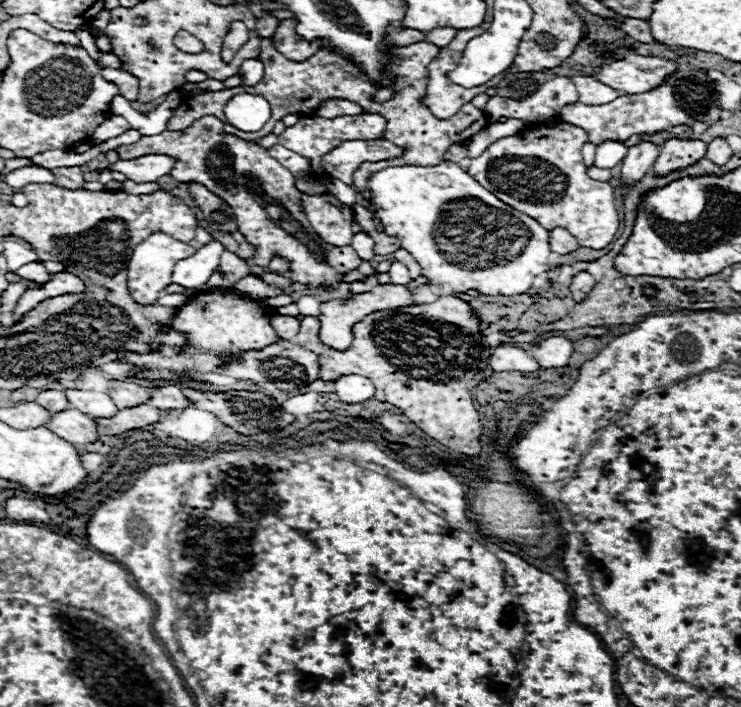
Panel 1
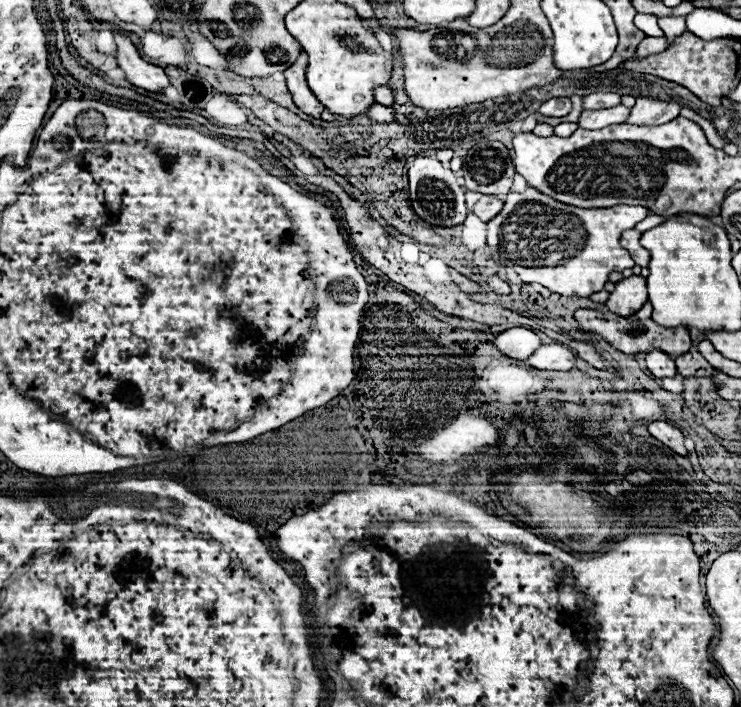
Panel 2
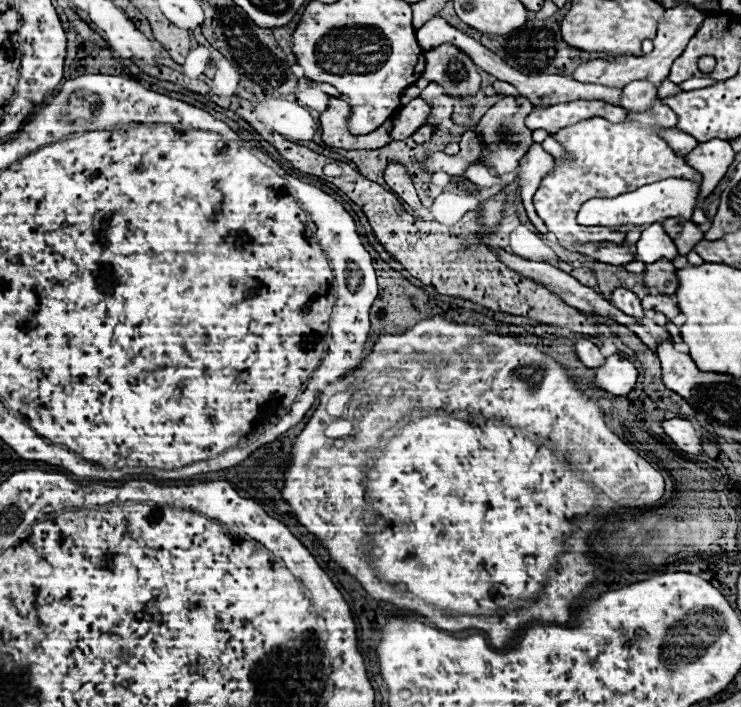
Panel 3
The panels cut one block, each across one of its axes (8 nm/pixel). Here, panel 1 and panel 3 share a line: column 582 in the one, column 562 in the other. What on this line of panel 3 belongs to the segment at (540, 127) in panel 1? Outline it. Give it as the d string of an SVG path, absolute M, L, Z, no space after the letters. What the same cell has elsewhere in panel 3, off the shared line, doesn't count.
M656 100L650 112L646 114L630 112L624 124L612 124L596 116L572 124L554 136L568 150L572 160L570 162L556 160L556 168L542 180L540 188L534 194L534 206L536 206L536 214L546 224L548 232L556 236L560 246L572 250L572 244L624 242L626 228L624 228L624 236L618 236L618 232L612 228L576 224L574 218L580 206L592 198L620 196L624 192L632 192L640 188L642 184L652 184L656 180L670 176L702 182L702 176L696 170L692 170L682 156L674 154L672 148L656 134L658 126L672 128L676 124L678 124L678 116L660 100Z

